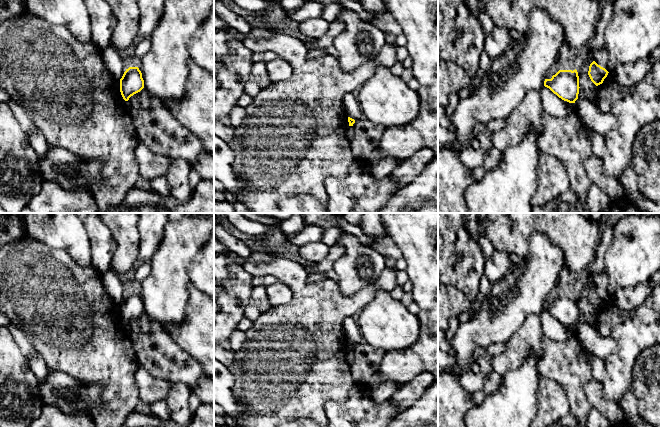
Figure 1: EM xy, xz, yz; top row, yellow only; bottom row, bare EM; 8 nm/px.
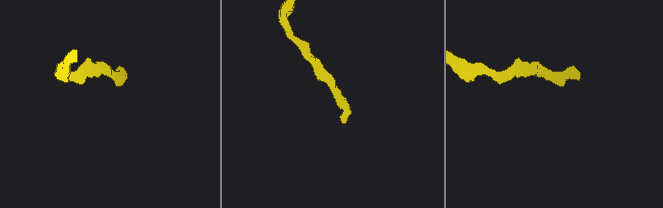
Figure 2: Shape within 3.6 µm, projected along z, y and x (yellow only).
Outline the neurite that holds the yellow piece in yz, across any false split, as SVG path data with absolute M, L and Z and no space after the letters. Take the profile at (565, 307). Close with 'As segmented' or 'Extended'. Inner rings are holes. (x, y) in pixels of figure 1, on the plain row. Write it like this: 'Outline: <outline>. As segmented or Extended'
Outline: M559 294L551 303L545 303L544 310L559 322L575 327L579 318L579 300L577 294Z. As segmented

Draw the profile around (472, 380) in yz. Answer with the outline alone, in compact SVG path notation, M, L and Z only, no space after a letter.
M473 363L466 371L455 374L458 376L462 388L468 393L483 390L485 376L477 363Z

